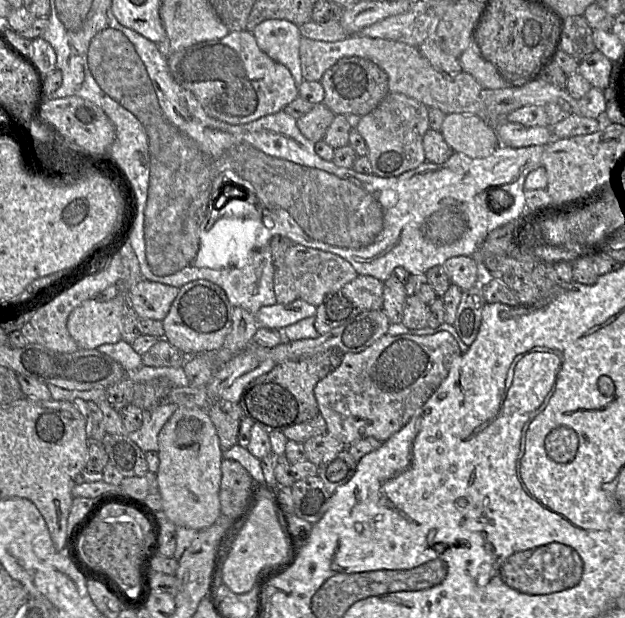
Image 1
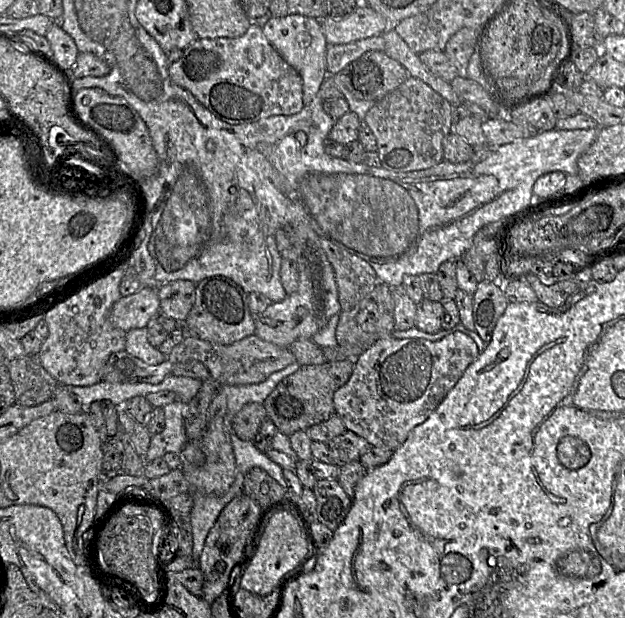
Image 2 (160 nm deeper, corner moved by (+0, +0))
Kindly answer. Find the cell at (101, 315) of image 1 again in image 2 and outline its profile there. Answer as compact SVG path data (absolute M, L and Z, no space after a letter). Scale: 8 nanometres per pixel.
M142 286L136 293L121 297L110 312L114 327L128 332L146 328L151 318L159 314L159 298L155 286Z

